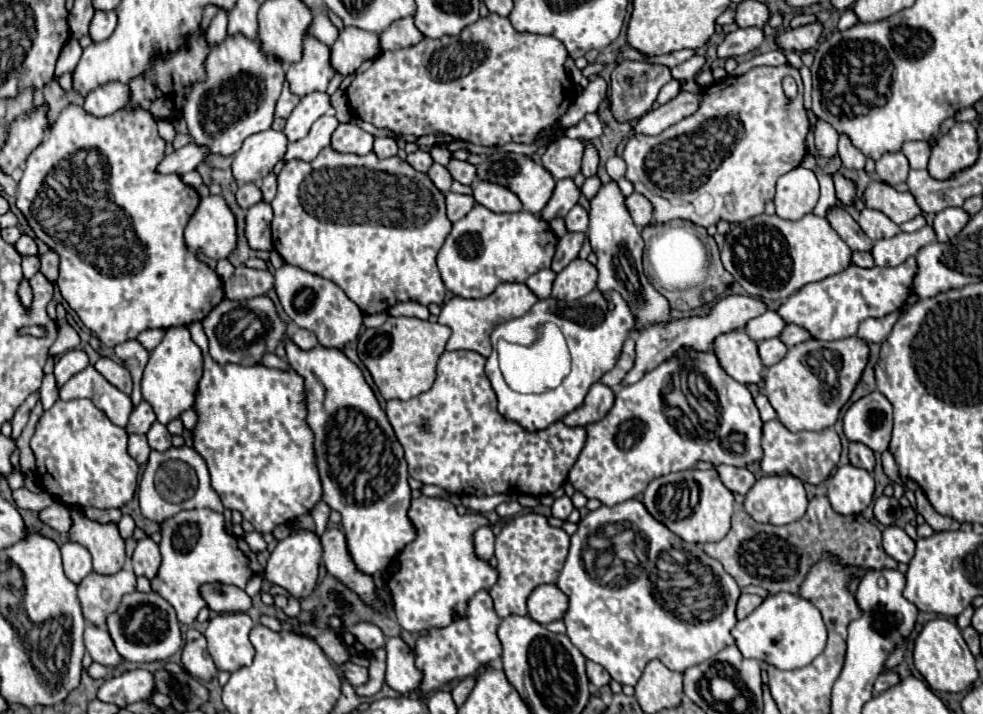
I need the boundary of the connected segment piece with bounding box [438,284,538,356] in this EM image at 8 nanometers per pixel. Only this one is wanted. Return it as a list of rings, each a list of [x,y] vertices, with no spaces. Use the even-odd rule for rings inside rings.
[[[500,284],[490,296],[480,298],[480,300],[472,300],[472,298],[466,300],[466,298],[454,296],[446,304],[442,304],[442,312],[438,316],[438,322],[452,330],[446,350],[474,350],[482,356],[490,356],[492,330],[502,322],[524,316],[536,302],[538,302],[538,298],[530,292],[530,288],[526,284]]]

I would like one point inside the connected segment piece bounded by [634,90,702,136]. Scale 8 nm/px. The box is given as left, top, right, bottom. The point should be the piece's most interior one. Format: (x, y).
(683, 104)

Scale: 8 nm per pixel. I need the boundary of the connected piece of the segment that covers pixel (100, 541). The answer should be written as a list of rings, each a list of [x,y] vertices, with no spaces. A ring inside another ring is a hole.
[[[78,518],[68,530],[68,540],[88,548],[94,572],[110,576],[124,568],[124,538],[118,532],[118,524],[100,524],[88,518]]]

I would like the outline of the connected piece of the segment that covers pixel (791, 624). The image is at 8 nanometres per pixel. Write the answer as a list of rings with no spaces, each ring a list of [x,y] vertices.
[[[790,592],[768,596],[750,616],[736,622],[732,636],[742,656],[768,662],[780,670],[794,670],[810,664],[810,660],[814,660],[826,646],[826,626],[822,622],[822,614],[814,608],[814,604]]]

